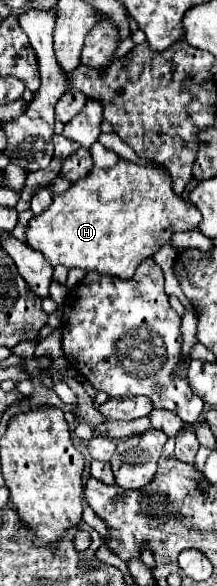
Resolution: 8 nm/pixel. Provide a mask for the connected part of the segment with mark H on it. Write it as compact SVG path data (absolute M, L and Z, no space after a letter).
M119 159L111 169L93 167L87 179L53 197L47 211L33 217L25 229L29 247L41 251L51 267L79 267L119 279L131 279L143 259L153 257L175 233L197 229L201 213L171 189L163 167L137 165Z

